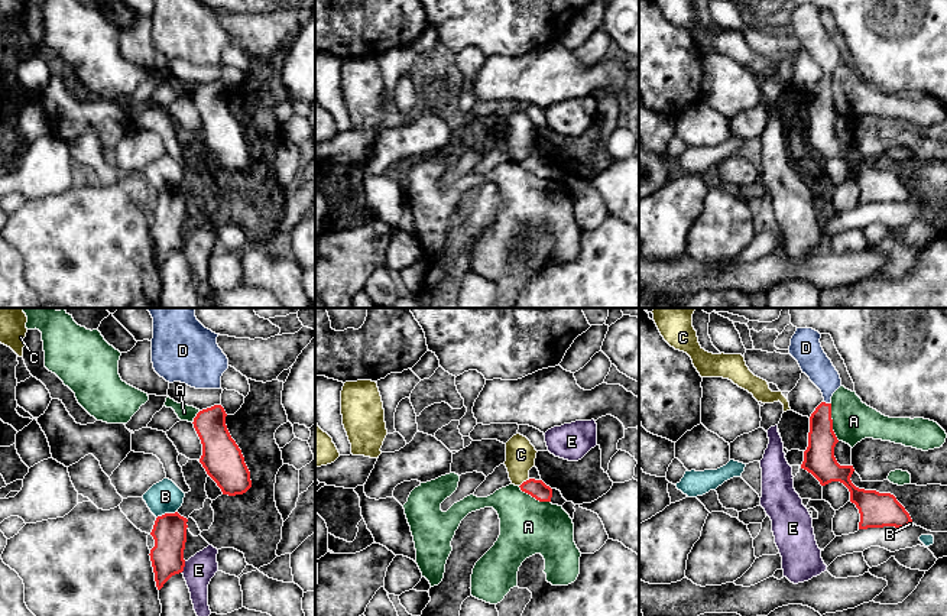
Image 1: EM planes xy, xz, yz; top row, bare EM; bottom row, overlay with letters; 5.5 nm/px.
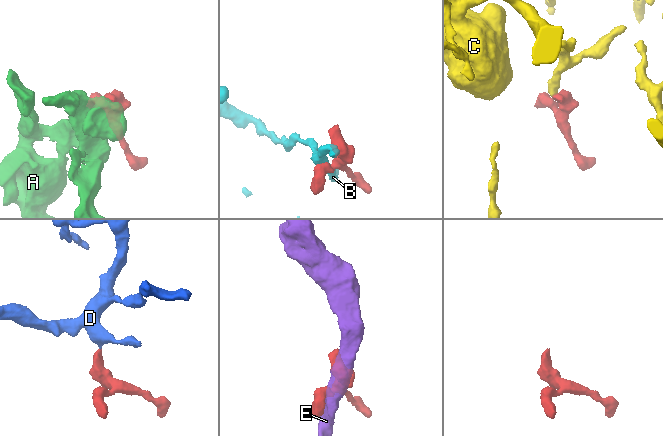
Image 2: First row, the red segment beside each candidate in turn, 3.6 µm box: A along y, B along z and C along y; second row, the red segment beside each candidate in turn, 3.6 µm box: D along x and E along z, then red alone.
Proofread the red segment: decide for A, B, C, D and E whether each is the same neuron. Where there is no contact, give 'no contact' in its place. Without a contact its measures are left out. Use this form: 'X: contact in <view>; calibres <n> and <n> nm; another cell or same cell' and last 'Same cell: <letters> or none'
A: contact in yz; calibres 180 and 220 nm; another cell
B: contact in xy; calibres 190 and 180 nm; another cell
C: contact in xz; calibres 100 and 170 nm; another cell
D: contact in yz; calibres 160 and 160 nm; same cell
E: contact in xy; calibres 190 and 170 nm; another cell
Same cell: D

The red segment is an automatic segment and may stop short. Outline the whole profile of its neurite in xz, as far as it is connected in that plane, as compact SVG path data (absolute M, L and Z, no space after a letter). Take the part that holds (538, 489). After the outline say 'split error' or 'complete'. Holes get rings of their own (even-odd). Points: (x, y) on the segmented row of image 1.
M529 479L523 482L520 490L531 495L539 502L551 502L552 489L547 486L542 480Z | complete

